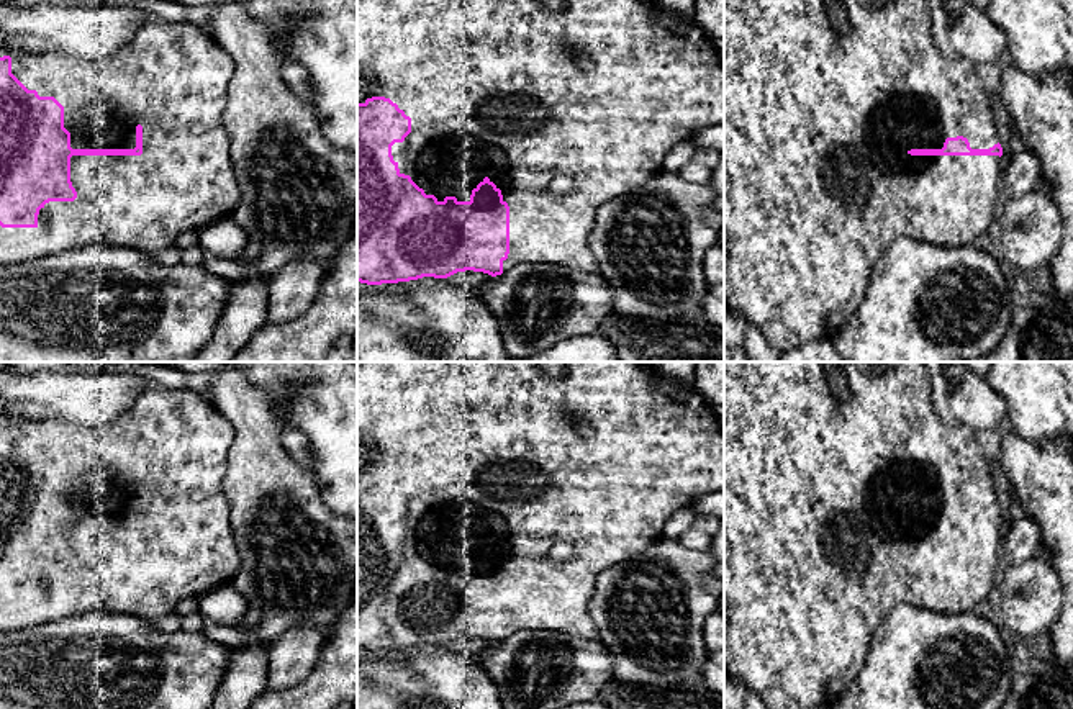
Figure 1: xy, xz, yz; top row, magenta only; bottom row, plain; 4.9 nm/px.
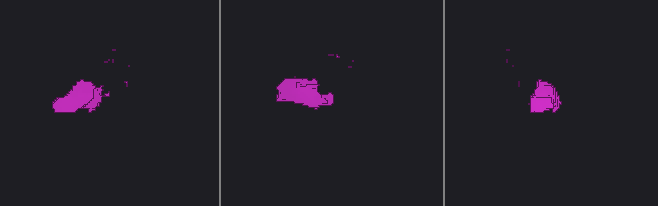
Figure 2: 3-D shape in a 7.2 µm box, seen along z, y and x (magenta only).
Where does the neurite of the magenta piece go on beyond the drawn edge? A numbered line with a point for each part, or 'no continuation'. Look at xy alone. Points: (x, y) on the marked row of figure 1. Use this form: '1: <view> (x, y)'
1: xy (171, 77)

